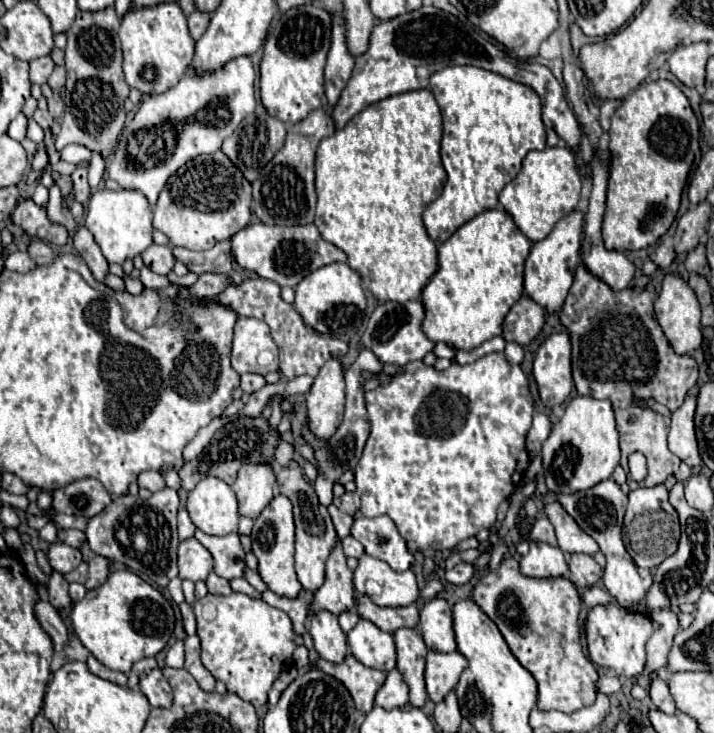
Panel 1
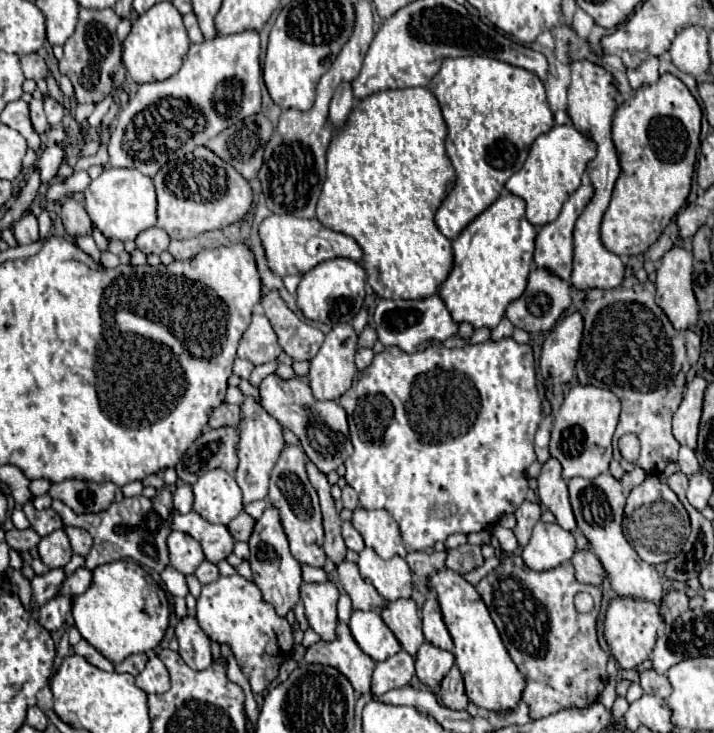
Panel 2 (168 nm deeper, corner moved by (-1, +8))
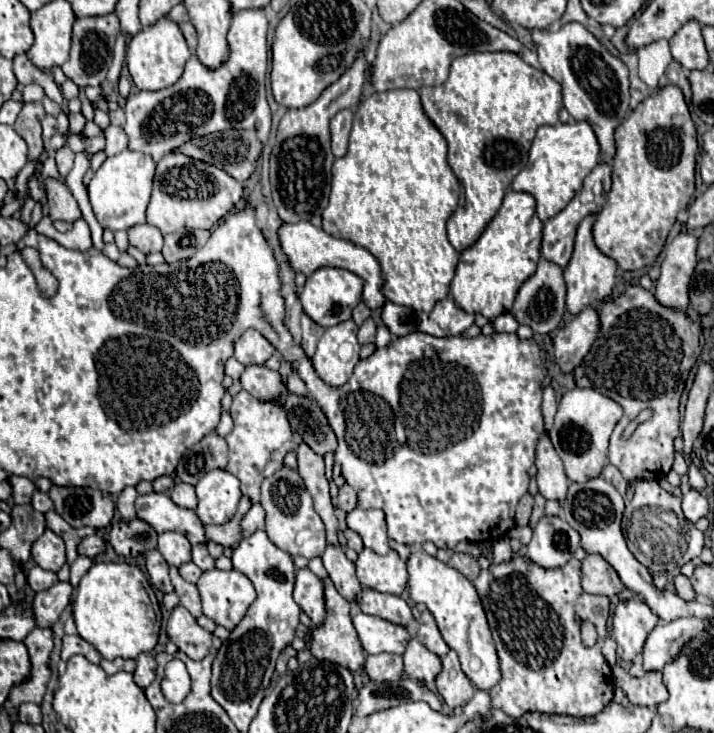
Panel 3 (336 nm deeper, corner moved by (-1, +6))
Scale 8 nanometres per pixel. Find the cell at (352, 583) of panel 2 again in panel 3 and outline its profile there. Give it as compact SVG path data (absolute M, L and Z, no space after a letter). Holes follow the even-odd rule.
M328 545L324 555L322 555L322 561L324 561L324 567L326 567L332 583L336 585L338 593L344 599L348 599L350 603L356 603L358 593L362 593L362 585L360 585L360 581L356 577L354 563L346 559L344 549Z

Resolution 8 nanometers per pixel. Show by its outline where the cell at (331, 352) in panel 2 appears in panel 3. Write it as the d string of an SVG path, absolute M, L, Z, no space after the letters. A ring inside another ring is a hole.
M348 319L328 327L318 341L316 355L312 357L312 367L330 387L342 387L360 361L360 345L356 341L356 333L356 323Z

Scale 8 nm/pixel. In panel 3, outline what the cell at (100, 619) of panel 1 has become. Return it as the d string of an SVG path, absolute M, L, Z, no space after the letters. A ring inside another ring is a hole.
M94 563L90 571L82 577L74 597L74 621L80 637L86 639L90 645L94 645L104 659L116 659L116 657L136 659L142 651L152 651L156 647L160 621L152 609L148 591L142 585L144 579L146 579L144 573L136 565L128 563Z

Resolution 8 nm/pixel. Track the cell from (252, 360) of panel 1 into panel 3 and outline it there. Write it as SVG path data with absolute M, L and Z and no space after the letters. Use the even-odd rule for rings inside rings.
M248 329L234 343L234 357L242 365L264 365L276 353L274 345L256 329Z

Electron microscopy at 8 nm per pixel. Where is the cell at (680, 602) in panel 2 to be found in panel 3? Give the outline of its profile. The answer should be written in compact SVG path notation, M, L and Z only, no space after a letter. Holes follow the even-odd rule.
M676 575L676 577L674 577L674 585L676 585L676 593L678 593L684 601L692 601L692 599L696 599L694 587L692 587L692 583L690 583L684 575Z

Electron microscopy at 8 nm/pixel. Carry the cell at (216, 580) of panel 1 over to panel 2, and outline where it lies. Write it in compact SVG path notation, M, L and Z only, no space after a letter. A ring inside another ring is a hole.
M204 561L204 563L200 563L200 567L194 571L194 575L198 577L198 581L200 581L202 585L206 585L206 583L212 583L214 579L218 579L218 569L216 569L214 563Z

